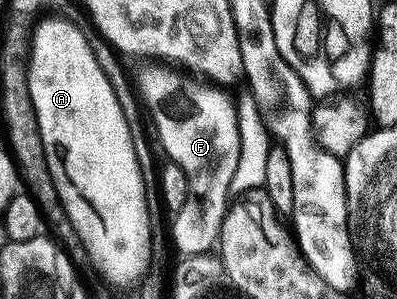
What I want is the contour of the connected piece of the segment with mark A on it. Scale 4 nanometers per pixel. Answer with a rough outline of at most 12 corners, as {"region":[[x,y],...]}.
{"region":[[33,26],[48,168],[106,278],[154,259],[130,125],[90,39]]}

